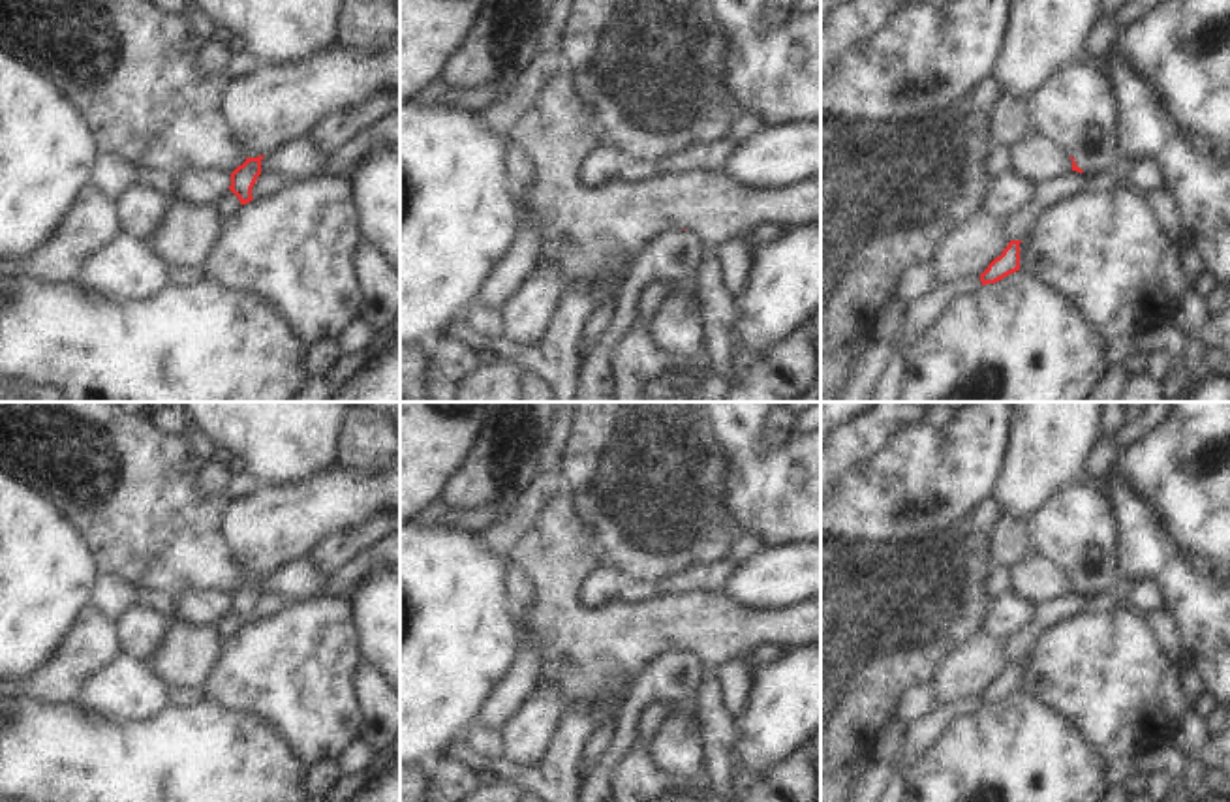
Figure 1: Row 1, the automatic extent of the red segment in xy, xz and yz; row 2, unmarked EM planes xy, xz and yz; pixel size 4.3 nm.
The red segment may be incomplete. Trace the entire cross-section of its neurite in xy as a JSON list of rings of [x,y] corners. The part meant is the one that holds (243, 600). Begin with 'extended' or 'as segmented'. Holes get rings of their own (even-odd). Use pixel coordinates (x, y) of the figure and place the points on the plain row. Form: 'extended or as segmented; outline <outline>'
extended; outline [[[334,462],[312,479],[259,486],[229,501],[220,530],[248,575],[231,594],[229,610],[250,624],[265,575],[306,556],[314,545],[361,526],[379,513],[400,517],[400,466],[383,473],[355,471]]]

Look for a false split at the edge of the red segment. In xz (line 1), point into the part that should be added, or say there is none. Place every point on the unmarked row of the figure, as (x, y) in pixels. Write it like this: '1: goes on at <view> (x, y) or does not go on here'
1: does not go on here

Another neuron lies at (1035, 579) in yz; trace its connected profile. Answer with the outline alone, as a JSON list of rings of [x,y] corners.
[[[1031,550],[1010,569],[1012,592],[1035,607],[1072,592],[1070,575]]]

